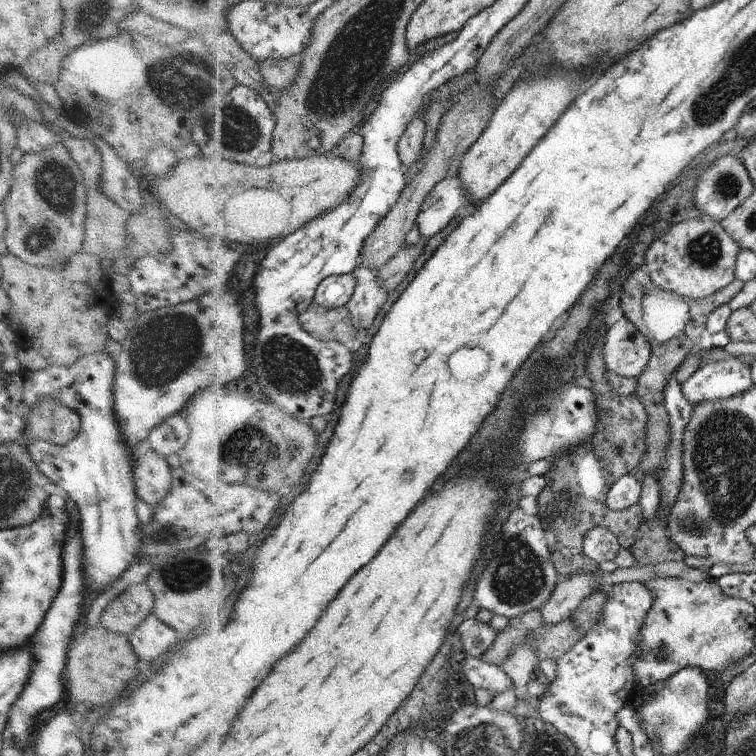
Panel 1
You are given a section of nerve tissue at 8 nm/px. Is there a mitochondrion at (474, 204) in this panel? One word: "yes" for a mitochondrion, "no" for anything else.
no

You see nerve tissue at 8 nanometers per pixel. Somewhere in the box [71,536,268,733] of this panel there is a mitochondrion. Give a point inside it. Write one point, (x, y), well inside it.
(184, 576)

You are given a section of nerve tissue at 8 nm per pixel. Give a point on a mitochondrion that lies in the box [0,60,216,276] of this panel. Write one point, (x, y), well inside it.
(54, 188)

